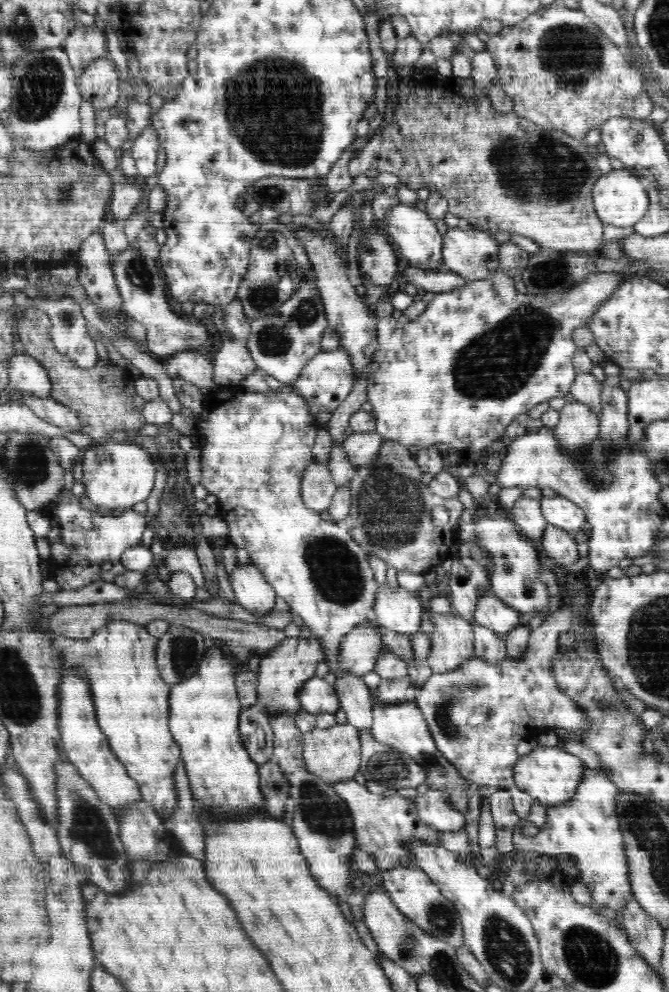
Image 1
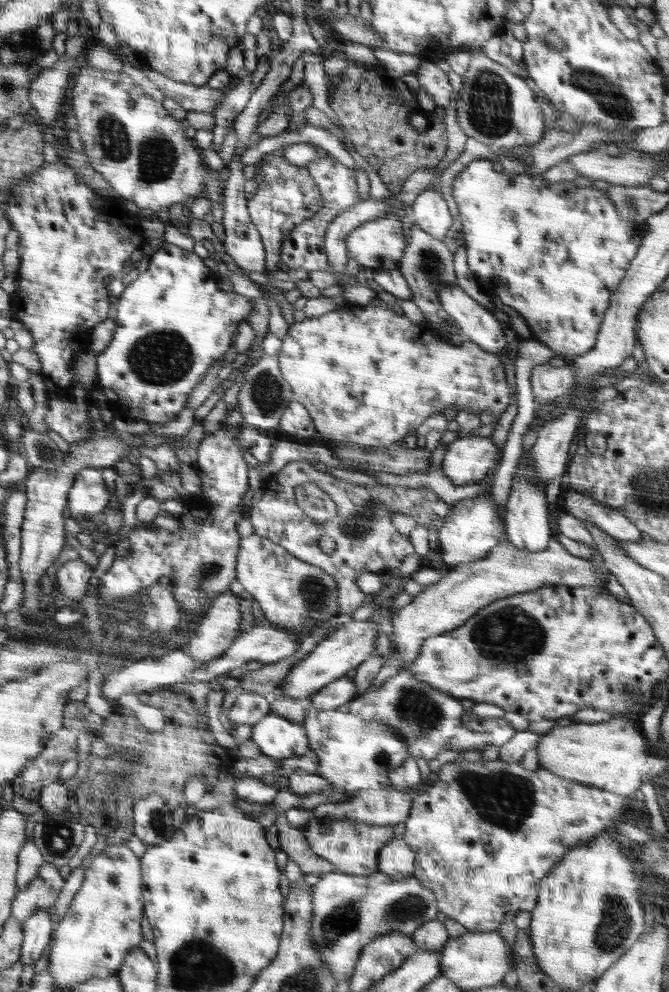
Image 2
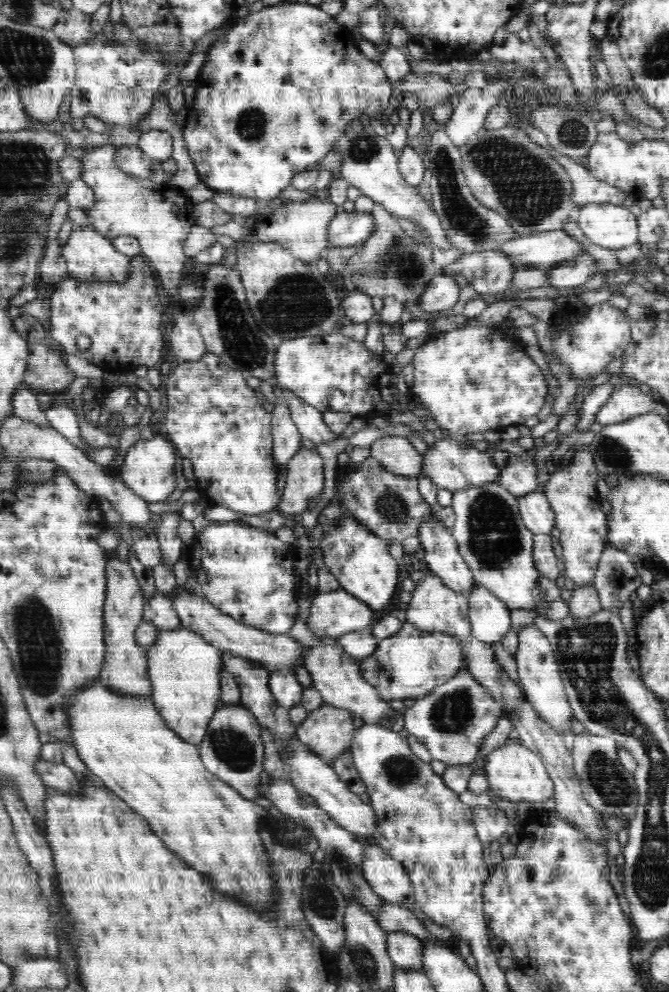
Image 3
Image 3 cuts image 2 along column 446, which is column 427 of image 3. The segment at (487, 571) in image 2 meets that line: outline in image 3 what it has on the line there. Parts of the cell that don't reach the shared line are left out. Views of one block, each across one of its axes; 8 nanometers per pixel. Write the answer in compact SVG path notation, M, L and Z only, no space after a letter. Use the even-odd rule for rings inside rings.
M429 573L421 581L416 582L414 591L412 592L412 597L408 603L406 610L407 621L418 627L420 630L425 630L426 632L439 632L446 633L460 641L464 641L471 637L472 627L470 624L470 619L468 618L469 612L469 600L464 593L458 593L450 587L444 584L444 581L434 573Z

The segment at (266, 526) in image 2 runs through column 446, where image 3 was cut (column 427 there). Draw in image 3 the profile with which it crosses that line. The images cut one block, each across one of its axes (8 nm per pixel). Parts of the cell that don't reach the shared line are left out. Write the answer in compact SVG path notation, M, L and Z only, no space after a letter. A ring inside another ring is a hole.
M366 458L352 474L338 480L338 494L344 508L362 525L388 543L394 540L416 537L418 527L435 507L426 503L418 491L418 476L400 476L383 469L372 458Z

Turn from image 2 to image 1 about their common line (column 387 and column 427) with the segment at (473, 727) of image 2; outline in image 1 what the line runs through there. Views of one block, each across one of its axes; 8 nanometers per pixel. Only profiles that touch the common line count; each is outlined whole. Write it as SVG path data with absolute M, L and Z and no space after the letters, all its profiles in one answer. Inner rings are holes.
M559 601L554 610L548 612L543 623L531 629L528 649L522 659L514 661L508 658L500 663L488 663L473 656L463 666L445 674L433 673L419 689L415 703L423 713L429 732L442 756L450 761L466 780L487 789L506 790L515 786L513 768L520 758L515 747L523 739L534 739L539 730L563 727L574 732L586 732L590 728L590 719L570 696L562 693L552 670L552 659L559 650L559 641L572 629L572 606L567 601Z

